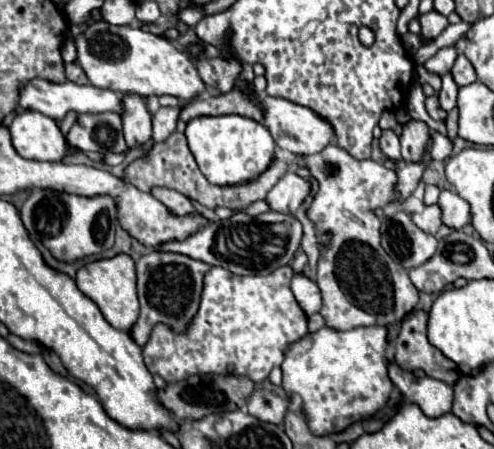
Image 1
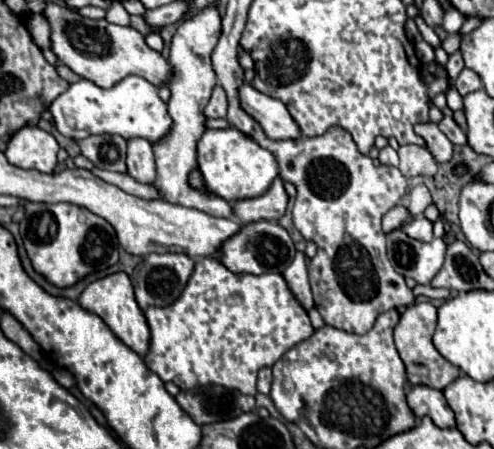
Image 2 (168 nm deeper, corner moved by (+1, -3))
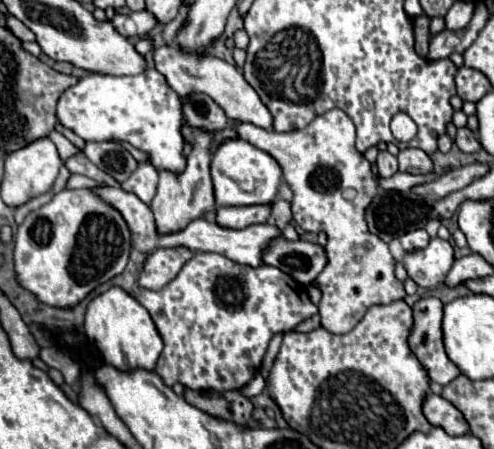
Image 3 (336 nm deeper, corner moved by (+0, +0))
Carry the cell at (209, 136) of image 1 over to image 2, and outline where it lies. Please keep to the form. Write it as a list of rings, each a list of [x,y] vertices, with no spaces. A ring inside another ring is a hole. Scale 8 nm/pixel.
[[[235,128],[207,130],[197,144],[197,162],[209,192],[213,192],[219,198],[225,198],[227,202],[261,196],[279,176],[279,166],[275,156],[271,156],[271,152],[255,144]]]

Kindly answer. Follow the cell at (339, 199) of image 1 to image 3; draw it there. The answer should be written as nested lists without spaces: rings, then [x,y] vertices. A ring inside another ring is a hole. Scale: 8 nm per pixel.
[[[332,109],[316,117],[308,127],[290,133],[268,131],[242,121],[234,121],[232,129],[240,139],[270,153],[282,167],[284,181],[294,191],[294,223],[304,231],[324,231],[328,235],[328,243],[324,247],[328,263],[314,281],[314,285],[322,291],[318,309],[324,329],[330,333],[348,333],[362,321],[364,313],[372,305],[388,305],[406,297],[404,283],[394,275],[396,261],[388,243],[374,233],[368,233],[364,213],[380,185],[372,165],[354,145],[354,123],[344,111]],[[346,191],[352,191],[350,199],[346,199]]]

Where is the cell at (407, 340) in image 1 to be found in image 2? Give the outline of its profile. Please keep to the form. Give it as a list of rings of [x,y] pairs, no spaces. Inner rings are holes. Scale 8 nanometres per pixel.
[[[431,302],[411,304],[411,306],[405,308],[399,324],[395,326],[395,346],[397,346],[401,360],[405,362],[407,378],[413,386],[423,384],[423,386],[429,386],[429,388],[435,388],[435,390],[443,390],[461,374],[461,370],[457,366],[453,366],[451,362],[447,362],[437,352],[437,348],[433,346],[431,338],[433,338],[435,326],[437,326],[437,308]]]

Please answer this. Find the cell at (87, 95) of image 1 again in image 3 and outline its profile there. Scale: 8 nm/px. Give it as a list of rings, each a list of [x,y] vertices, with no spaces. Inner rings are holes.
[[[154,67],[134,77],[88,73],[58,99],[58,121],[84,141],[126,141],[132,147],[146,151],[156,169],[178,173],[186,165],[186,159],[182,157],[184,139],[180,133],[180,97]]]

